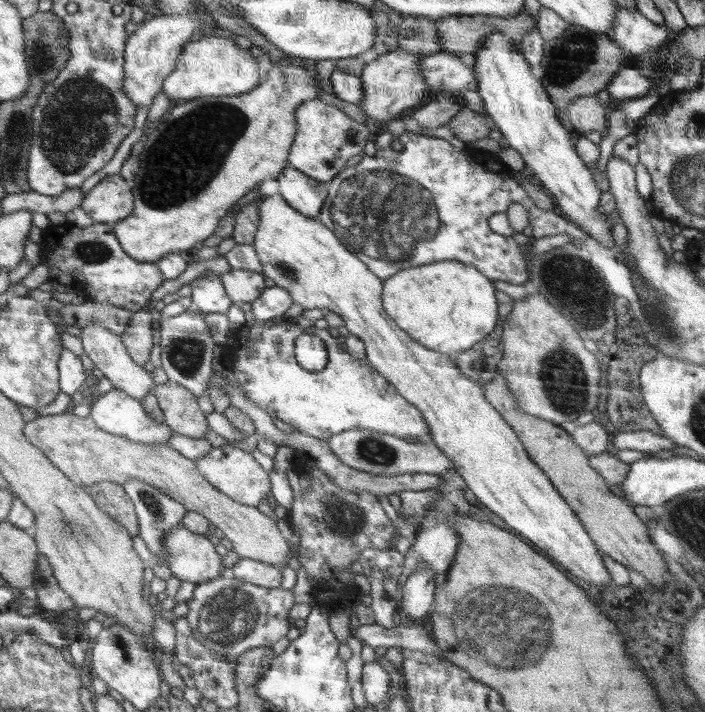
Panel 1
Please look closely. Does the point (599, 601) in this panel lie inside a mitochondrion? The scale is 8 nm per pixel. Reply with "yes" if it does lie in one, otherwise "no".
no

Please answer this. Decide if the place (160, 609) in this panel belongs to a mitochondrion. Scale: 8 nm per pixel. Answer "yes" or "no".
no

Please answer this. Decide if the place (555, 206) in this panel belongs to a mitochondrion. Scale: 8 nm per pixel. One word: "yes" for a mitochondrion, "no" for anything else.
no

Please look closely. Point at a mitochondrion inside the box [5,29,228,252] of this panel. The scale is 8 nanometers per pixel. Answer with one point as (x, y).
(79, 115)

